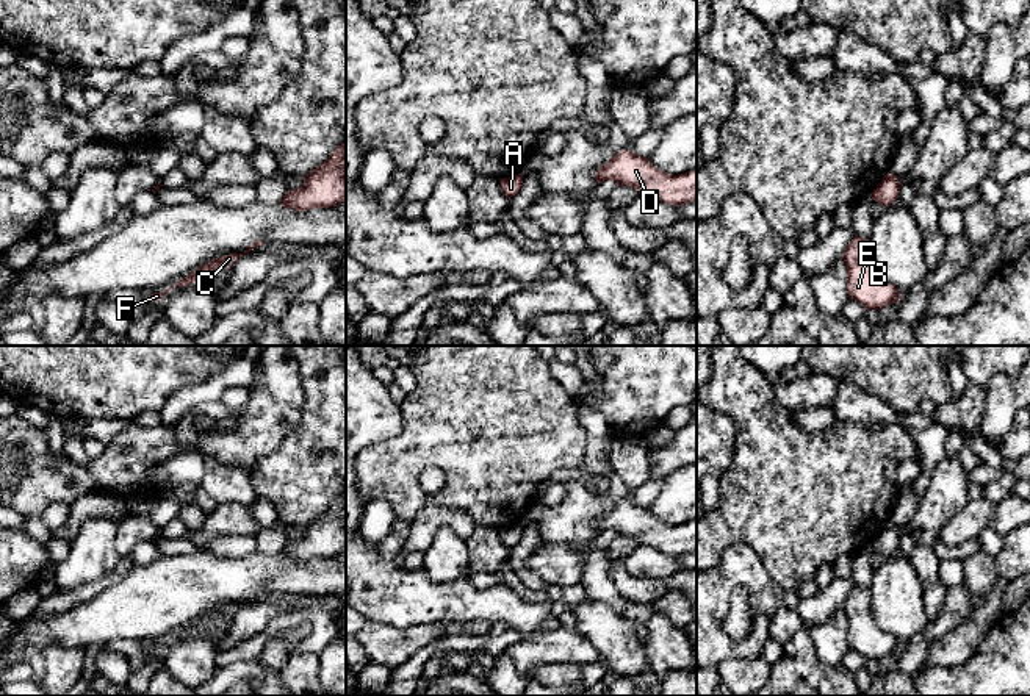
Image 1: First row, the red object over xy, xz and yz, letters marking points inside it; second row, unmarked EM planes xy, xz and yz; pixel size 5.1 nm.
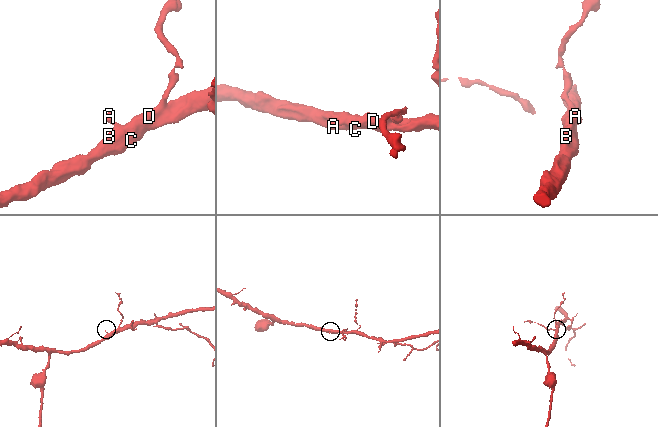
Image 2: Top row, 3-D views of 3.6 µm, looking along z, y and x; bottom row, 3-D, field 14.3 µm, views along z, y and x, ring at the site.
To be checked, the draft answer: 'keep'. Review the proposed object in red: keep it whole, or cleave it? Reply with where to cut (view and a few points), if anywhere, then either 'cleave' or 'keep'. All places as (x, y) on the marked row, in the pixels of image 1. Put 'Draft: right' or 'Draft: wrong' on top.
Draft: right
cut none; keep

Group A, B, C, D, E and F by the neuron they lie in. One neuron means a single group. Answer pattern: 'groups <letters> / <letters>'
groups A B C D E F

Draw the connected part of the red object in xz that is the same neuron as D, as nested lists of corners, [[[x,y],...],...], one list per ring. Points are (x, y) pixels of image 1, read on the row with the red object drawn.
[[[620,150],[595,172],[598,183],[612,180],[617,186],[631,186],[667,205],[681,206],[697,200],[697,169],[672,175],[654,167],[648,158]]]

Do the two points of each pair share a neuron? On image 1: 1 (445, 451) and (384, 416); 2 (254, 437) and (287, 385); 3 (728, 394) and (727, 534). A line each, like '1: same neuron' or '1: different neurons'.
1: different neurons
2: same neuron
3: same neuron

